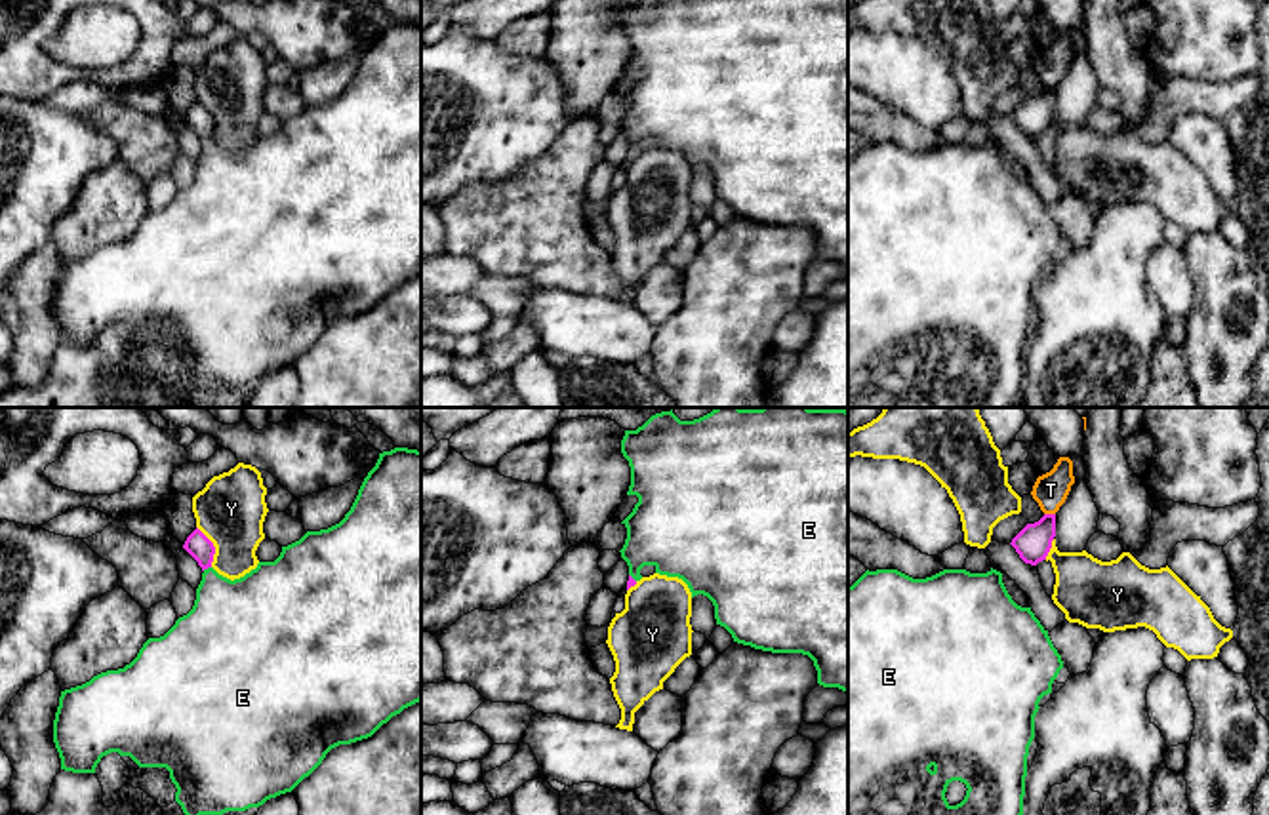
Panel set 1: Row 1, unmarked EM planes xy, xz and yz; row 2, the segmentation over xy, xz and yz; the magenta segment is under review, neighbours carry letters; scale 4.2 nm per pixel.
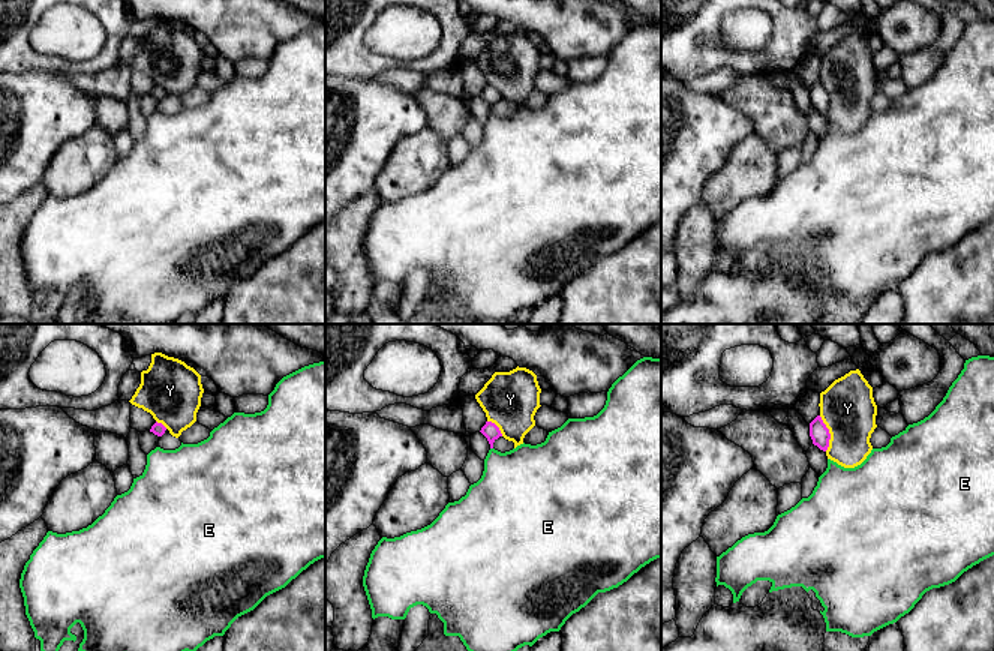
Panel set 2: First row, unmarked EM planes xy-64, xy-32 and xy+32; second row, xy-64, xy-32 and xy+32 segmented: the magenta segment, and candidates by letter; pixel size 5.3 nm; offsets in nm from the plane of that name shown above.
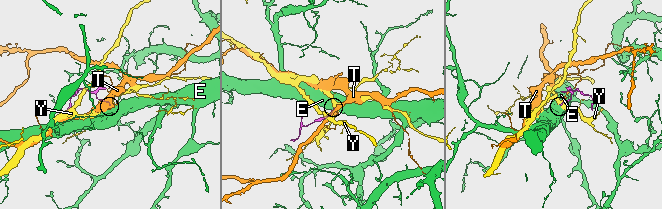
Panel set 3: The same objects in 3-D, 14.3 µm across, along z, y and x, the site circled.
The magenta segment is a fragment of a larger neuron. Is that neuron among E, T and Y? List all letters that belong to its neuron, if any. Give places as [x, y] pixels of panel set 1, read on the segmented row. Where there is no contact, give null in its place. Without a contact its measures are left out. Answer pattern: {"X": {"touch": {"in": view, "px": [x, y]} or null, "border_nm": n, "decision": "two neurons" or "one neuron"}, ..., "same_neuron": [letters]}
{"E": {"touch": {"in": "xy", "px": [206, 568]}, "border_nm": 40, "decision": "one neuron"}, "T": {"touch": {"in": "yz", "px": [1050, 515]}, "border_nm": 50, "decision": "two neurons"}, "Y": {"touch": {"in": "xy", "px": [214, 547]}, "border_nm": 190, "decision": "two neurons"}, "same_neuron": ["E"]}

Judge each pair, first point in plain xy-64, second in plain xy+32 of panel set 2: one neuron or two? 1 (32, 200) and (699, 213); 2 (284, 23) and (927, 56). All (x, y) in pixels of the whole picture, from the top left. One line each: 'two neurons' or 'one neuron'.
1: one neuron
2: two neurons

